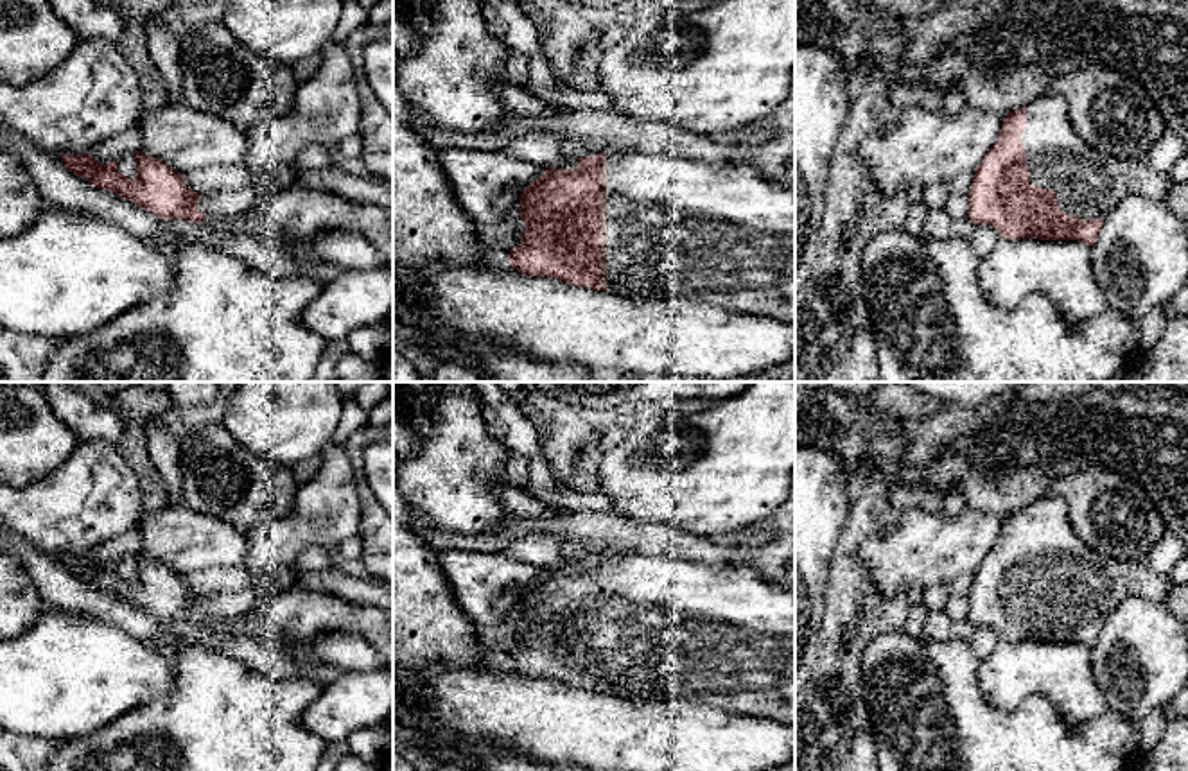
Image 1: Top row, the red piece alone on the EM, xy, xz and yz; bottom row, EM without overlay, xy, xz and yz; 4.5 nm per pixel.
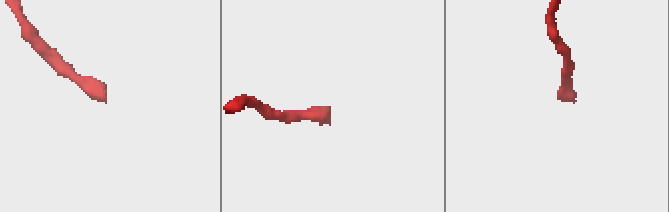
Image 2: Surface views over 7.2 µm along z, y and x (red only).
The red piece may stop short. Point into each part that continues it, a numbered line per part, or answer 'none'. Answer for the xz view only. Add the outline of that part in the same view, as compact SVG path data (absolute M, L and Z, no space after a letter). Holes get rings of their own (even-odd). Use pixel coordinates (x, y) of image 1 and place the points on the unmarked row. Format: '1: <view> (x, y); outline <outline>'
1: xz (675, 628); outline M607 554L607 694L633 701L718 703L729 712L768 715L795 726L795 586L770 583L750 565L709 565L675 556Z

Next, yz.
1: yz (1088, 587); outline M1044 495L1026 506L1026 531L1021 534L1021 543L1026 552L1030 586L1053 592L1066 617L1105 620L1123 599L1165 602L1172 590L1168 577L1156 574L1145 563L1102 556L1080 541L1070 525L1068 507L1059 497Z

